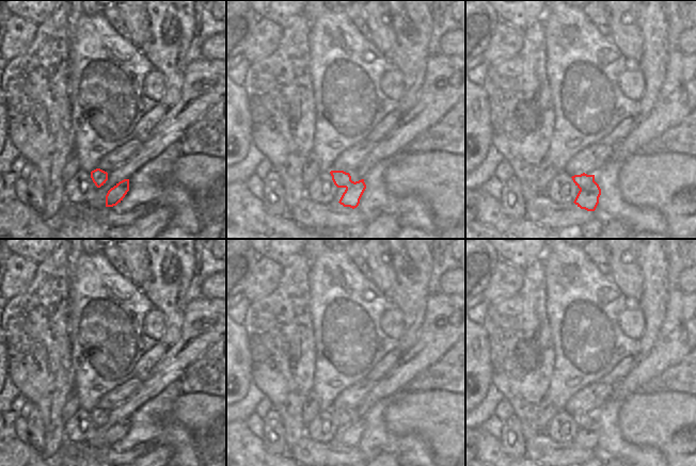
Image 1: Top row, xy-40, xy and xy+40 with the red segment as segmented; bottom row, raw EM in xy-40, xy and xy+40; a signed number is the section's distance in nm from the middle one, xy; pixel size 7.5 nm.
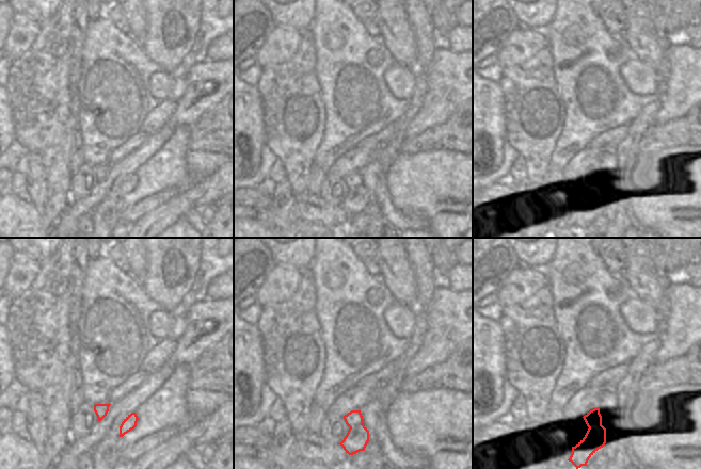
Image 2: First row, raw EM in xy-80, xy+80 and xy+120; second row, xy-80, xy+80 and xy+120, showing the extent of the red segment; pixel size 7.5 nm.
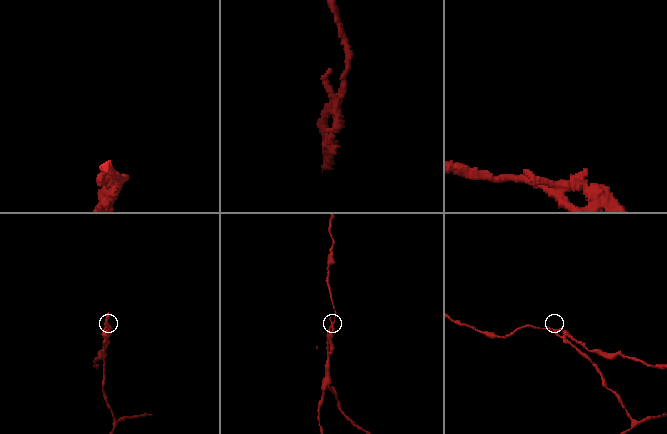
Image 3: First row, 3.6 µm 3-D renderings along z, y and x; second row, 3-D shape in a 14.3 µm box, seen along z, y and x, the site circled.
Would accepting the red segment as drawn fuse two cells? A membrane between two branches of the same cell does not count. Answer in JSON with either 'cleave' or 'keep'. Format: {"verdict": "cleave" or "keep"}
{"verdict": "cleave"}

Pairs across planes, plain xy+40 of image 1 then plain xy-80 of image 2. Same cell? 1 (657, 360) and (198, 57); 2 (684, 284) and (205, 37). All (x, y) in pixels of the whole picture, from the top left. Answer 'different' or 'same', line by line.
1: different
2: different

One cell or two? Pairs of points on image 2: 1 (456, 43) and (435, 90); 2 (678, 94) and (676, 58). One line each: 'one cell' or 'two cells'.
1: two cells
2: one cell

